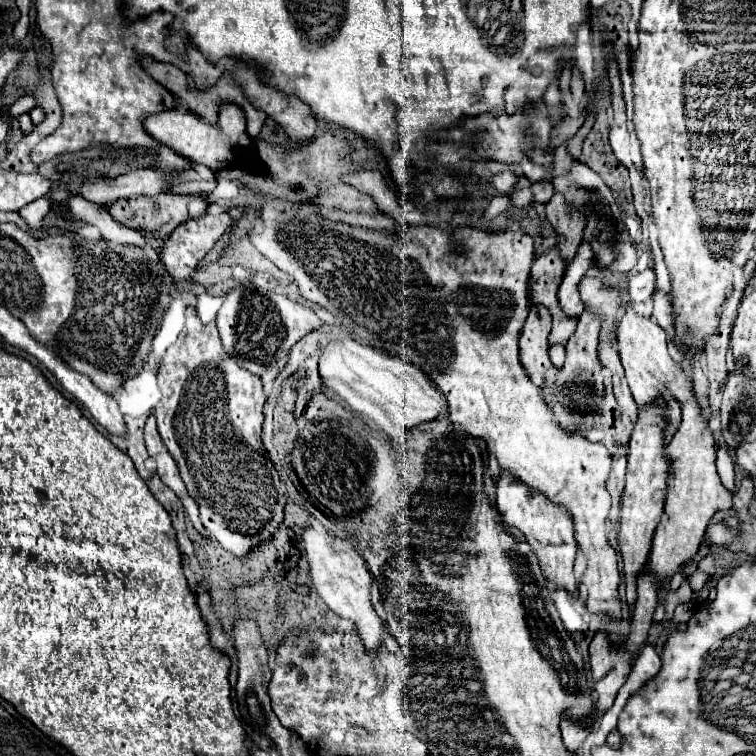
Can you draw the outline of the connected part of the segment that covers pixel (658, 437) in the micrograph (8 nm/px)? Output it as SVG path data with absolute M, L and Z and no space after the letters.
M661 402L655 406L645 406L639 412L631 440L629 440L629 466L627 466L627 486L621 498L621 520L619 520L619 552L623 556L623 572L627 584L627 604L629 610L637 600L637 576L645 570L649 562L653 532L663 516L665 494L667 494L667 472L669 462L663 454L663 416Z

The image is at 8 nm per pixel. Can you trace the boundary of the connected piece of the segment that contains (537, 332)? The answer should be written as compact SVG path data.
M531 306L519 338L519 360L529 378L545 376L551 368L547 336L552 328L551 312L545 306Z

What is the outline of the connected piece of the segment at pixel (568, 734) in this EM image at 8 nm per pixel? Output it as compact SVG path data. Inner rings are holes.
M565 720L561 724L561 732L563 732L563 742L569 746L569 750L571 752L577 752L579 746L583 744L583 740L587 738L587 734L591 732L591 728L587 724Z

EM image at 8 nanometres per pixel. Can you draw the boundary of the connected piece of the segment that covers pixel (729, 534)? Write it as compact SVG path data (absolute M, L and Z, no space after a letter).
M717 522L717 524L709 524L707 530L705 530L705 538L701 538L699 548L703 546L703 542L707 542L707 544L715 544L715 546L725 544L725 542L731 542L731 540L735 538L735 534L737 534L737 530L733 530L733 528L725 528L721 522Z

